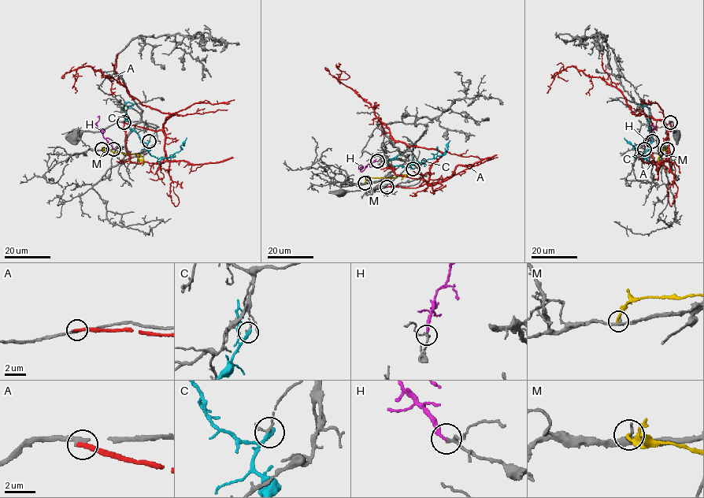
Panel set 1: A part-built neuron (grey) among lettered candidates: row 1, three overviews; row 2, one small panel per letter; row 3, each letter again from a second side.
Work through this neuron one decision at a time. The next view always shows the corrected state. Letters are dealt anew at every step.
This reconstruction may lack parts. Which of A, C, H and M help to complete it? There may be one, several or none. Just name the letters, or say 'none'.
H

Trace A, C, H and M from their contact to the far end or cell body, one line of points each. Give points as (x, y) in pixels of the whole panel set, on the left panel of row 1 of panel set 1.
A: (124, 122), (160, 130), (168, 117), (179, 115), (143, 105), (125, 86), (91, 67), (75, 70), (75, 92)
C: (149, 141), (146, 147), (150, 154), (158, 158), (169, 157), (180, 150), (187, 138)
H: (113, 148), (98, 128), (98, 117)
M: (101, 149), (135, 154), (142, 162), (142, 165)

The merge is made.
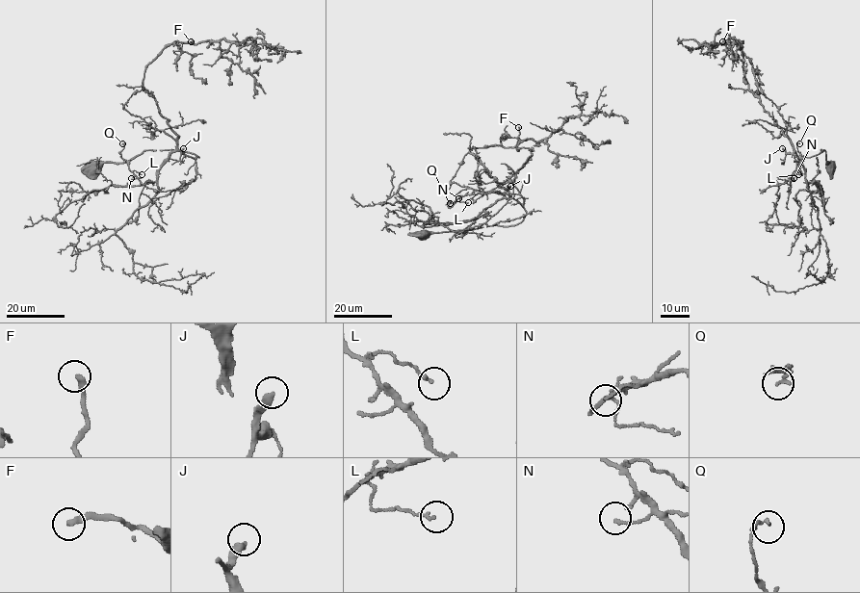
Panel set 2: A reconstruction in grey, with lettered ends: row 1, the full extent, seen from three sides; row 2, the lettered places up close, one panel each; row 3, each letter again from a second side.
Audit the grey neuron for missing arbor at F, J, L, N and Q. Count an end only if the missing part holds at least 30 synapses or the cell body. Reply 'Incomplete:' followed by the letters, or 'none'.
Incomplete: F, J

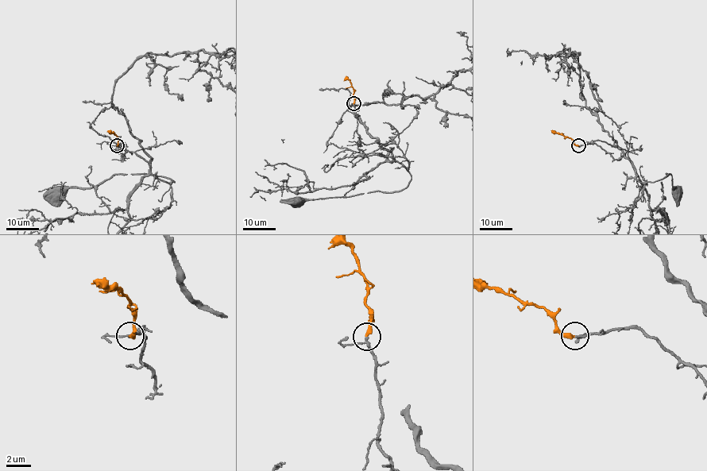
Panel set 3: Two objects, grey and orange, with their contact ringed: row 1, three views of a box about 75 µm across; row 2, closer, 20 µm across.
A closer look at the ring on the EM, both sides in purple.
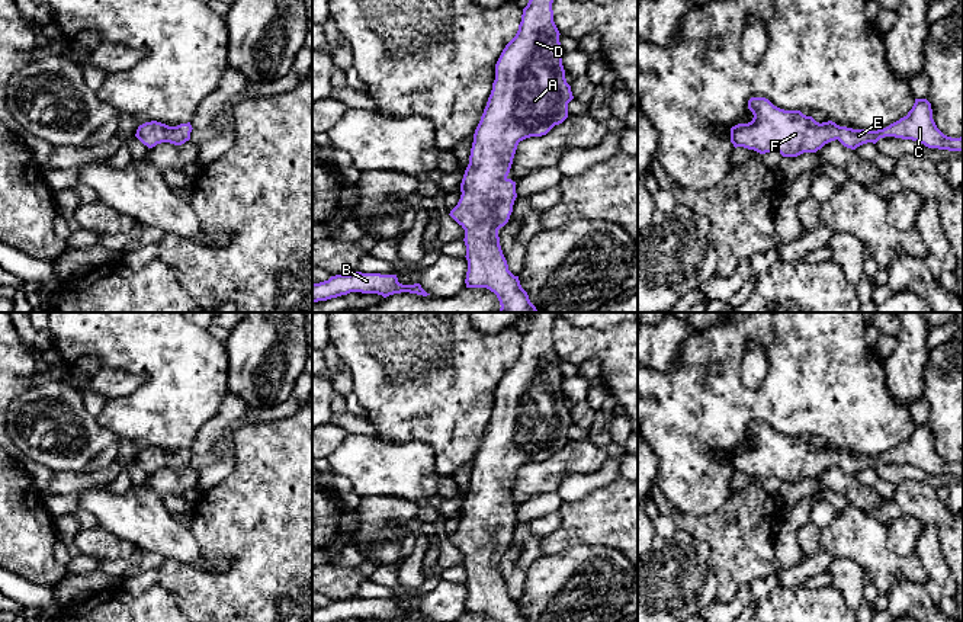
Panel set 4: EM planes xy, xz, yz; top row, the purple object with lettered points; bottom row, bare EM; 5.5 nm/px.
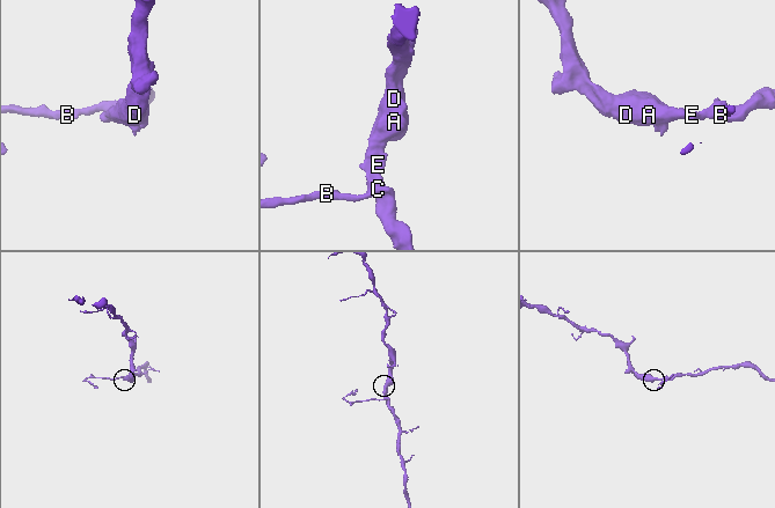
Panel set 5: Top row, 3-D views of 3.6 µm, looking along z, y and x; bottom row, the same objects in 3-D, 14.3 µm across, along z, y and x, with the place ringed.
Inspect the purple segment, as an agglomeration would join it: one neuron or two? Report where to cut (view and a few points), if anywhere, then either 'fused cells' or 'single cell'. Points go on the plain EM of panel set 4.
cut none; single cell

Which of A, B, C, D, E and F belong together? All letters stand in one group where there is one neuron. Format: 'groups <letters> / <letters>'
groups A B C D E F

